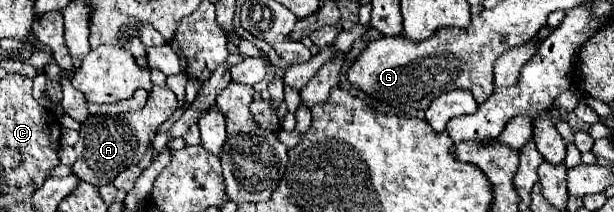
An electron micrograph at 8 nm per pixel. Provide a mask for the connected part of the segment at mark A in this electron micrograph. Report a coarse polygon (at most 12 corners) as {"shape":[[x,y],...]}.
{"shape":[[168,86],[146,106],[88,116],[74,174],[98,188],[142,160],[150,134],[176,110]]}

